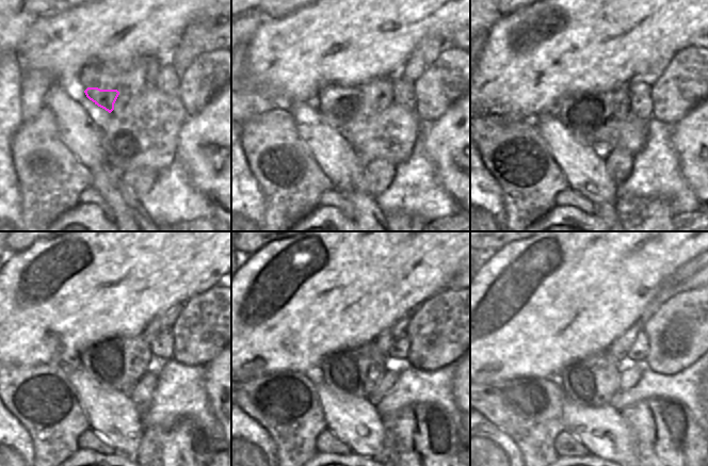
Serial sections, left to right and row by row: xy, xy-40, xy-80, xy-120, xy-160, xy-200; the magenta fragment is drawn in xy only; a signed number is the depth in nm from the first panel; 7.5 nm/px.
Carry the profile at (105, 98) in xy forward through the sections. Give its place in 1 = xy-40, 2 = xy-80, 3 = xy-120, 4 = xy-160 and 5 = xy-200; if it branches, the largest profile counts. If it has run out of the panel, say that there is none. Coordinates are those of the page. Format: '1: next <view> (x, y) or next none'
1: next xy-40 (342, 109)
2: next xy-80 (589, 116)
3: next xy-120 (118, 363)
4: next xy-160 (355, 371)
5: next xy-200 (592, 382)

